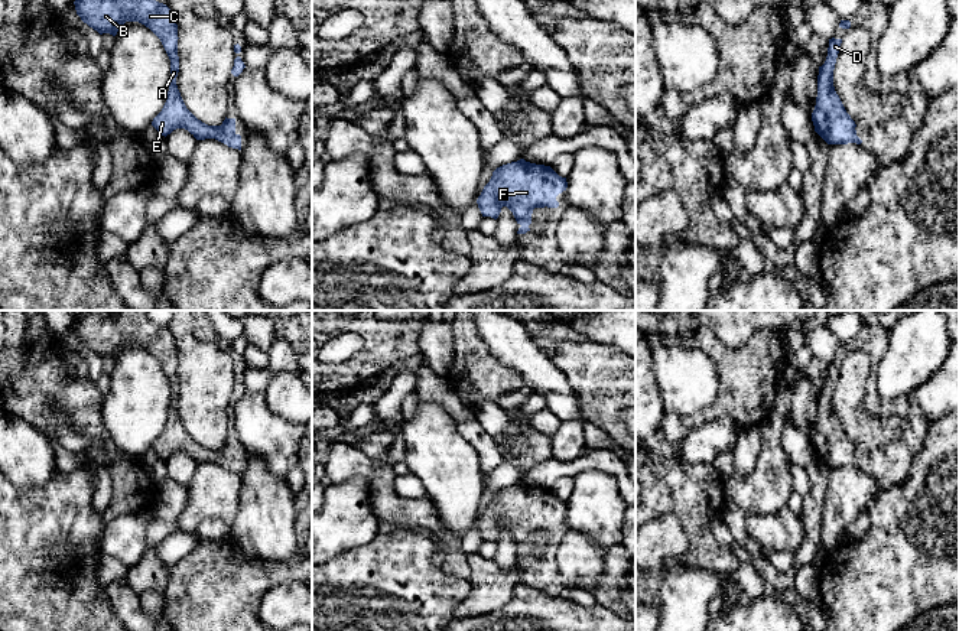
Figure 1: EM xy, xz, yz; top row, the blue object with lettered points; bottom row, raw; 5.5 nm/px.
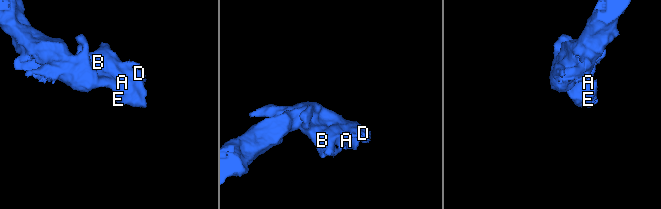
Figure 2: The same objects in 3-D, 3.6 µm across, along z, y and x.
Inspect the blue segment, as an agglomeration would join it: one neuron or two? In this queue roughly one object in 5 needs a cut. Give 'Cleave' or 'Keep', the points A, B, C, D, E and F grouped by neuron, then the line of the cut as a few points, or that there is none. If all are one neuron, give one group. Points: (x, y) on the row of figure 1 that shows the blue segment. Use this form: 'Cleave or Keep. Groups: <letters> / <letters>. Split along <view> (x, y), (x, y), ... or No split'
Keep. Groups: A B C D E F. No split

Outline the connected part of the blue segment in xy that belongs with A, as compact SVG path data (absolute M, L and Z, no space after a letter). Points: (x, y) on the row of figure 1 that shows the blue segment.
M75 0L77 14L100 35L117 35L126 22L139 22L149 27L162 42L170 59L168 100L152 126L168 136L176 129L188 130L196 140L215 139L228 147L241 150L241 136L235 133L235 118L221 126L208 126L198 120L185 105L176 85L179 72L178 25L170 9L156 0Z

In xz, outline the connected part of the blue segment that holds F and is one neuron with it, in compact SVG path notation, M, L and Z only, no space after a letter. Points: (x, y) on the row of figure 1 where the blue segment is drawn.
M520 159L497 167L490 182L477 199L482 217L498 218L507 206L517 224L517 234L530 231L534 208L557 208L556 196L566 191L566 178L559 176L550 166L536 165Z

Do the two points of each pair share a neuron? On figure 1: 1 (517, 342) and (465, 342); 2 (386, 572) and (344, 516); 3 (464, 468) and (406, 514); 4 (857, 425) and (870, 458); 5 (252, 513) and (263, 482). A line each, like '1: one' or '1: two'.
1: two
2: two
3: two
4: two
5: one

